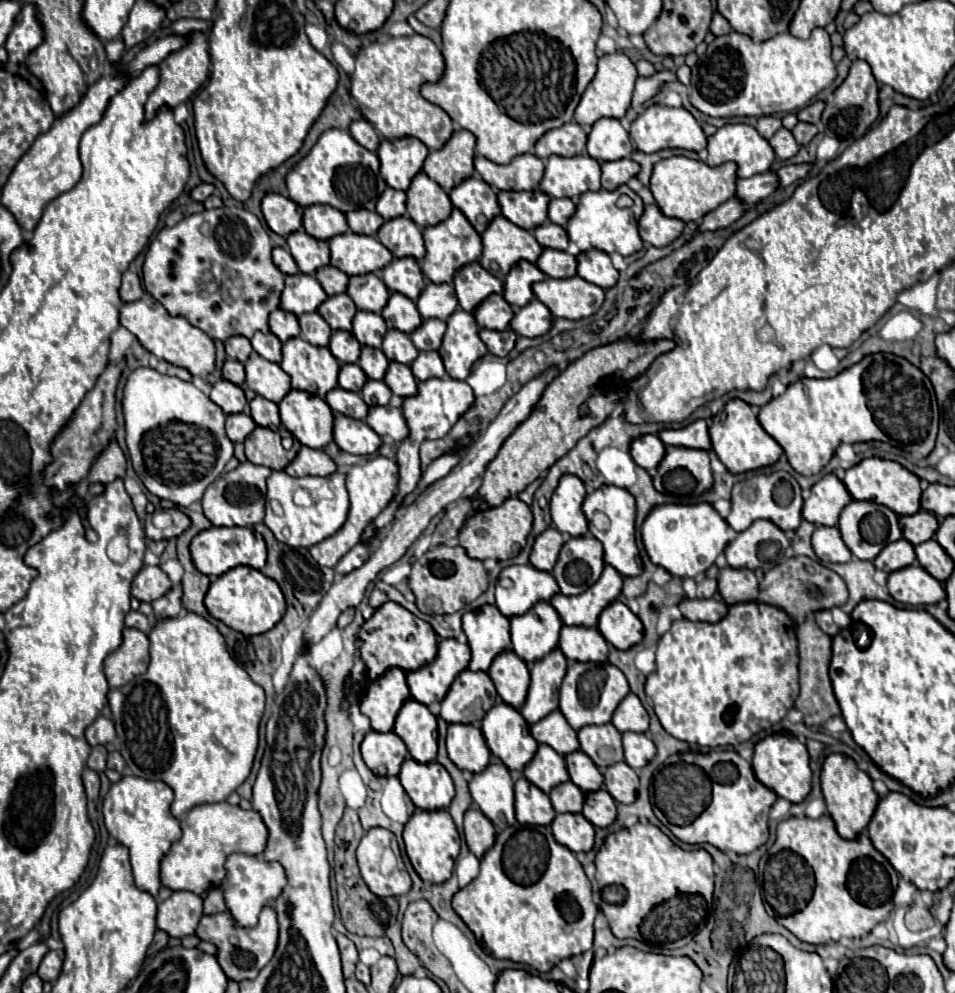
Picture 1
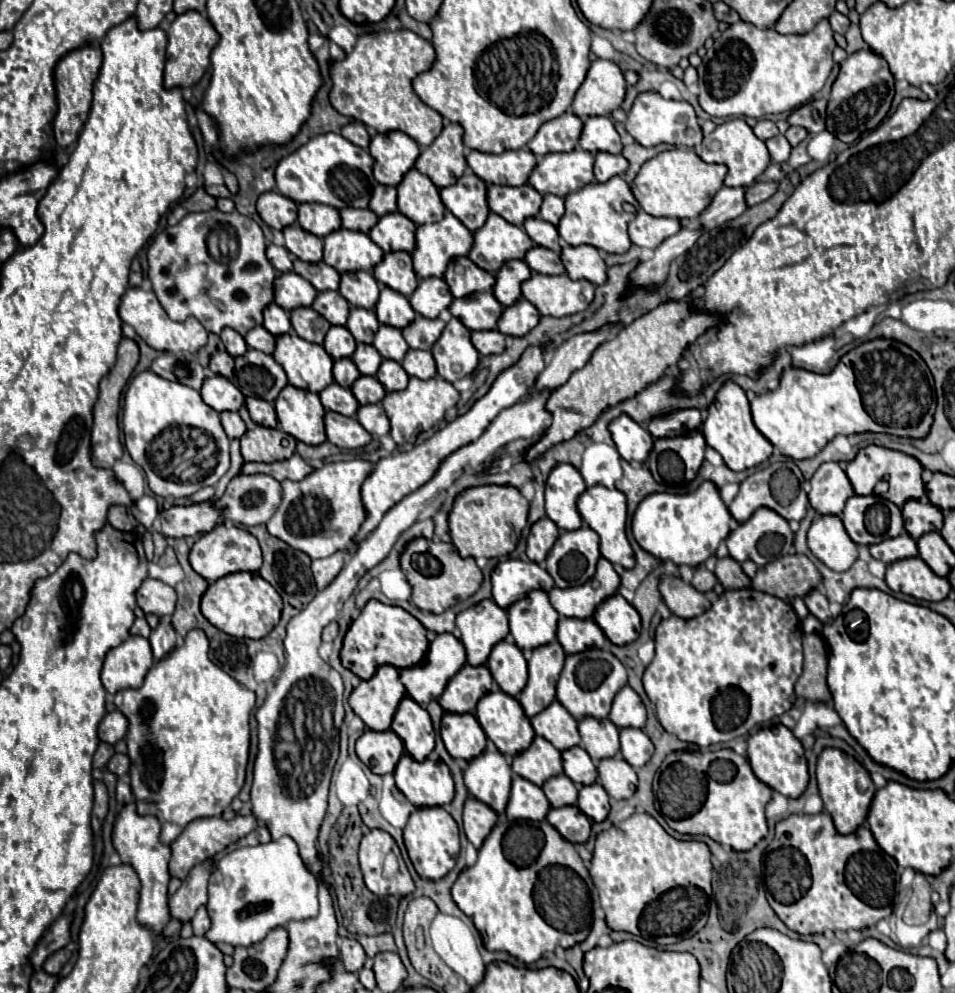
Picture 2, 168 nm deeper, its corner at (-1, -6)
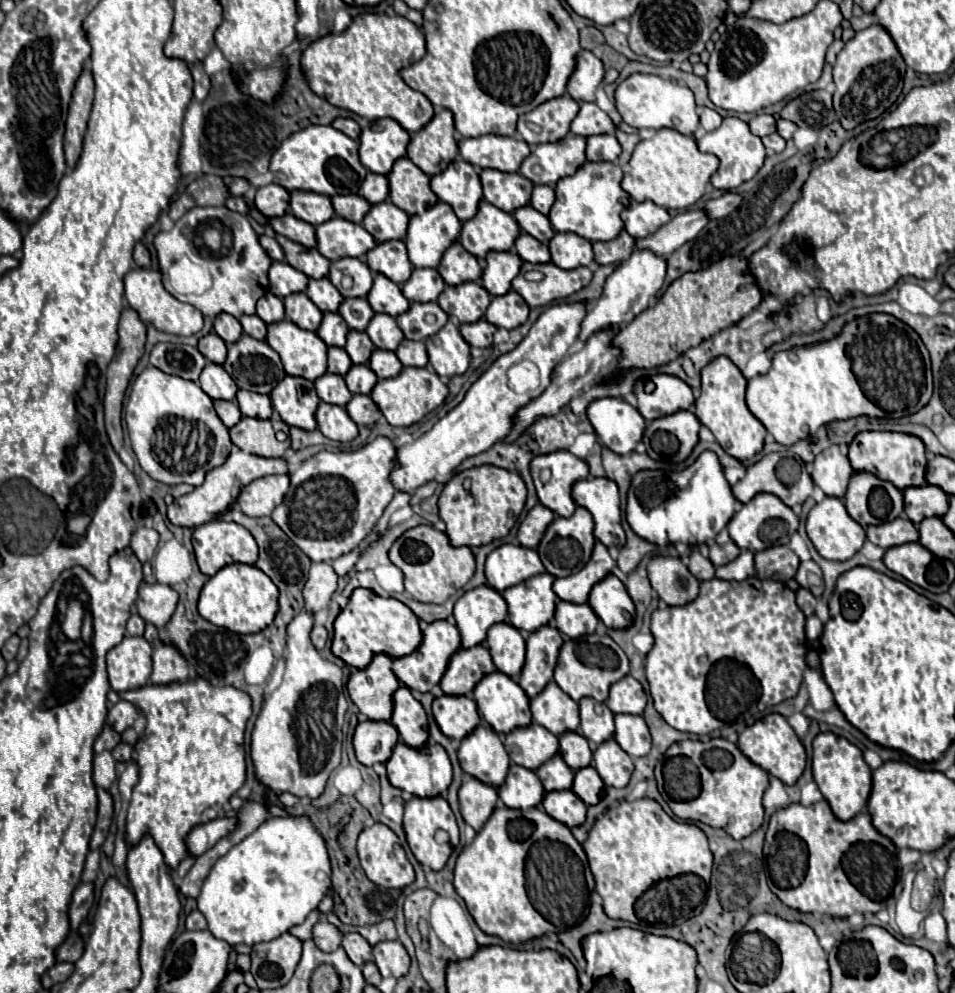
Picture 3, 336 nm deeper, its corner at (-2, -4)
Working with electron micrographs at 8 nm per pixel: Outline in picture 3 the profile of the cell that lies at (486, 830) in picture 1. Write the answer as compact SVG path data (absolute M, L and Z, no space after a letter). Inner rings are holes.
M466 779L460 787L460 811L462 819L474 829L480 831L484 823L490 819L490 815L496 809L498 803L498 791L494 787L488 787L480 783L478 779Z

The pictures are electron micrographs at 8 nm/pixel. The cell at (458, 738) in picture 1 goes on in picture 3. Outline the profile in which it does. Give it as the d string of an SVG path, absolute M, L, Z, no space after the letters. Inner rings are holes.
M442 695L434 699L432 711L440 731L456 741L462 741L480 725L476 703L470 697L452 699L452 695Z

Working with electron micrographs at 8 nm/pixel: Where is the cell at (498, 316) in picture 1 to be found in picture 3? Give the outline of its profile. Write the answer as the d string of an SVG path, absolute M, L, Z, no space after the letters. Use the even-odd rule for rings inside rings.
M462 283L460 287L446 287L438 299L438 305L460 323L476 323L484 319L484 313L492 297L480 283Z

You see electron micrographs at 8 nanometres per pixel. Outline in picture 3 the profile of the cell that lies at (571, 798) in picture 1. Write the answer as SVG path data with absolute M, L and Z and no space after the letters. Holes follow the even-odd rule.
M556 755L556 757L552 757L548 763L540 765L540 769L536 771L536 775L538 775L538 779L542 781L546 793L572 789L574 771L562 761L560 755Z

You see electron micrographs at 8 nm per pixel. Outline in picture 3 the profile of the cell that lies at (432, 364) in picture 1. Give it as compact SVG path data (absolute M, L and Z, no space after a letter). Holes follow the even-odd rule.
M404 339L400 347L396 349L398 359L404 367L426 367L428 365L428 353L426 345L422 341L408 341Z

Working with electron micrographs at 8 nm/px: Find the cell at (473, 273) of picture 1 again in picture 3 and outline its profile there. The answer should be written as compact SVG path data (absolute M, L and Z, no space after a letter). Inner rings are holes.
M458 241L452 243L452 247L448 247L438 265L438 271L448 285L480 281L482 277L482 267L478 265L478 259L468 251L464 251L464 247L460 247Z

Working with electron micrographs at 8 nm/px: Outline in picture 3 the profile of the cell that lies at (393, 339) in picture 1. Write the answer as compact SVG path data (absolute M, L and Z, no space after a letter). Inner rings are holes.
M384 313L374 315L366 333L372 339L372 343L384 351L396 351L398 345L404 341L404 333L400 331L396 319Z

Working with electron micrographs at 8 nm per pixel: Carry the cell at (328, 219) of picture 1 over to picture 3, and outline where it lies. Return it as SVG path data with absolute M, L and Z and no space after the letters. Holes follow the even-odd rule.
M292 191L290 195L290 211L298 219L316 227L334 217L332 201L326 195L316 195L312 191Z

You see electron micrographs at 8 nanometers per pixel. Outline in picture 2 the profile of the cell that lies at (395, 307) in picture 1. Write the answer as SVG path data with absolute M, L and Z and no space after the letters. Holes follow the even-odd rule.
M381 287L379 301L375 305L375 315L383 325L391 325L397 329L407 327L415 319L415 311L411 309L409 299L387 287Z

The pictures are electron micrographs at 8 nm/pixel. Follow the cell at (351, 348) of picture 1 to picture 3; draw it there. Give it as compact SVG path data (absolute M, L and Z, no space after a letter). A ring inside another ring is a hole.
M324 313L324 319L316 333L328 347L344 347L348 331L348 325L344 319L340 319L338 313Z

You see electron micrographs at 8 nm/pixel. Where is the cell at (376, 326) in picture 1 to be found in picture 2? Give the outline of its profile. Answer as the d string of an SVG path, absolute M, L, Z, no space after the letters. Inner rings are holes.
M351 309L345 327L351 331L355 341L371 343L375 331L379 329L379 321L373 309Z

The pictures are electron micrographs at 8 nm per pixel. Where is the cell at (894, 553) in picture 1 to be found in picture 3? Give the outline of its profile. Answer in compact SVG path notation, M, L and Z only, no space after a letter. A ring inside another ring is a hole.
M900 517L900 519L894 519L892 523L882 523L880 527L868 527L866 537L868 541L872 541L882 549L890 549L904 543L916 543L918 529L910 519Z

